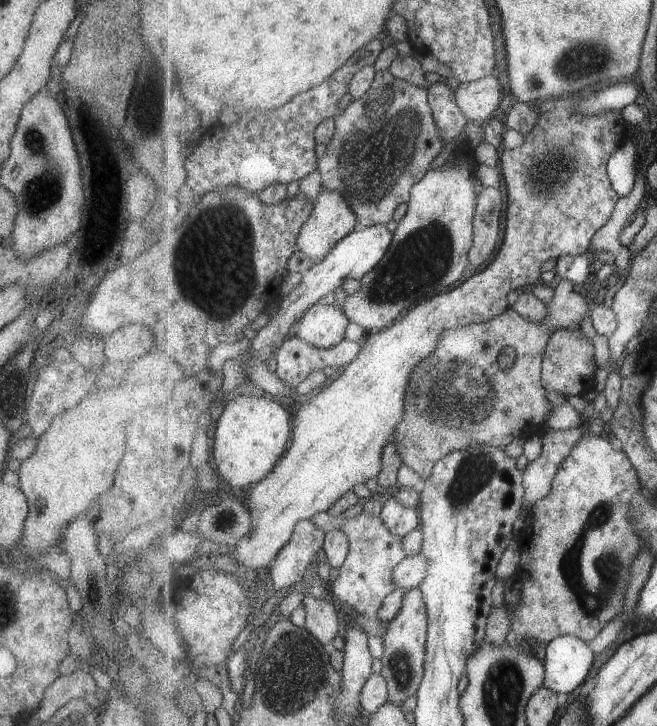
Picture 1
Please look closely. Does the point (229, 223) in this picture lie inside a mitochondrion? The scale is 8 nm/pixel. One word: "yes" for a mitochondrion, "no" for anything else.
yes

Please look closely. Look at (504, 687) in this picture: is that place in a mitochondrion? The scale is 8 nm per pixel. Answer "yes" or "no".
yes

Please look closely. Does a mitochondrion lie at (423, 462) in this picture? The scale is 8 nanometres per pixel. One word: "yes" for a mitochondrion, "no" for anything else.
no

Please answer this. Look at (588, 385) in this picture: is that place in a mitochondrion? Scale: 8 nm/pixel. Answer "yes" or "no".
no

